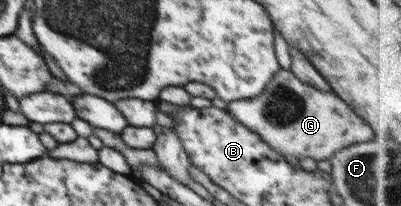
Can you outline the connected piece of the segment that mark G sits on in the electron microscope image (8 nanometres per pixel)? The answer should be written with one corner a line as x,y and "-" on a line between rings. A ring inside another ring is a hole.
281,69
261,94
241,100
227,102
229,111
245,127
257,133
265,143
283,156
295,156
298,160
309,156
313,160
329,160
339,149
367,142
373,138
373,130
333,92
321,92
315,87
305,85
294,72

